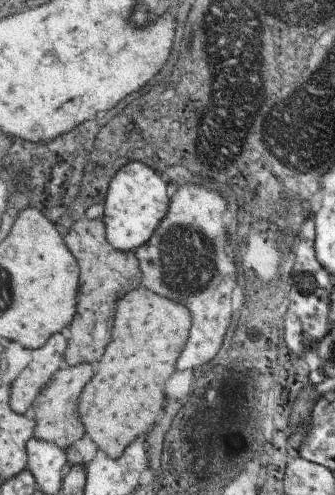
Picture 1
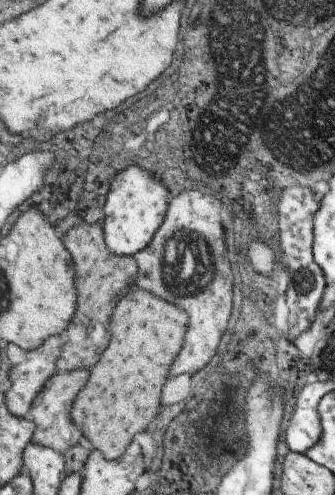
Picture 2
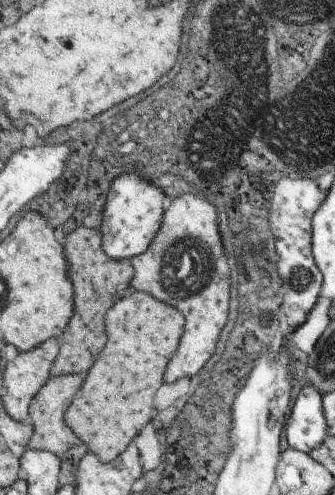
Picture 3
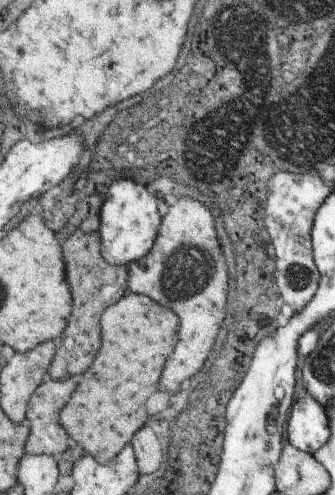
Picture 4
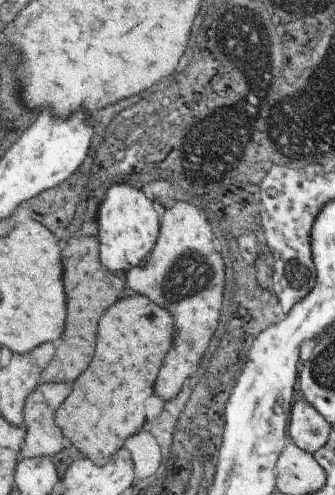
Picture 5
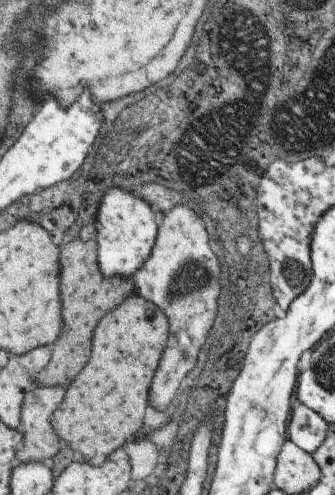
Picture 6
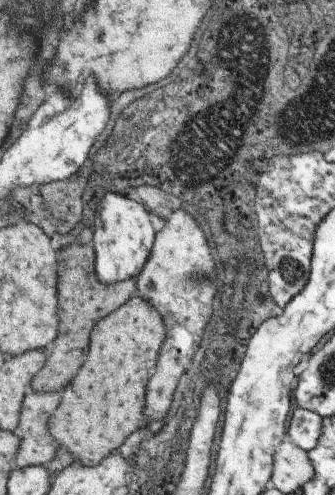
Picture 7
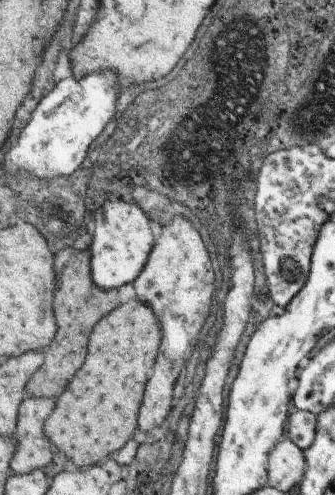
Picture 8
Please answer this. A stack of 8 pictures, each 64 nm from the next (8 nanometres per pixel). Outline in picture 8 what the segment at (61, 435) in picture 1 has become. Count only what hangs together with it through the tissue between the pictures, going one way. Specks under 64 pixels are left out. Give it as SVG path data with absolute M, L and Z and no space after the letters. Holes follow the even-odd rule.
M27 396L21 404L17 422L17 456L13 458L13 476L27 476L53 462L53 446L45 436L45 420L53 414L55 400Z

